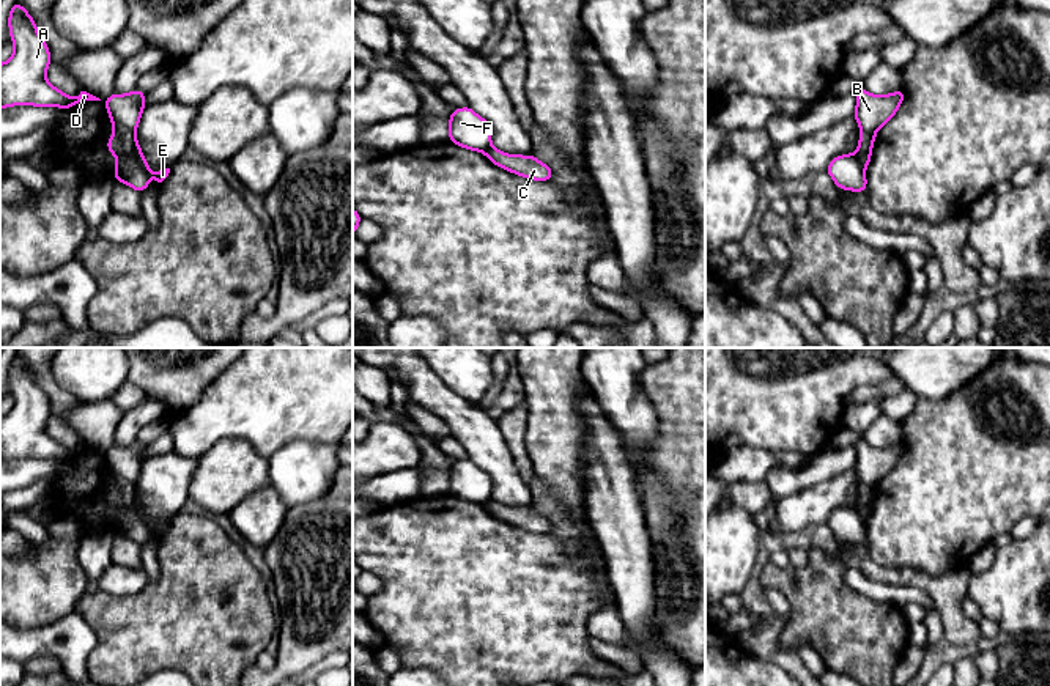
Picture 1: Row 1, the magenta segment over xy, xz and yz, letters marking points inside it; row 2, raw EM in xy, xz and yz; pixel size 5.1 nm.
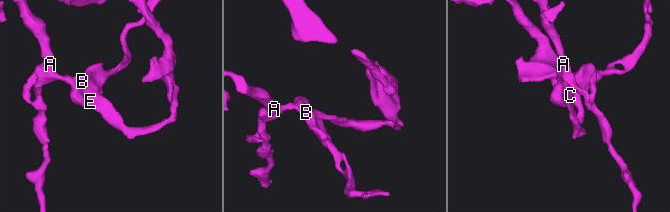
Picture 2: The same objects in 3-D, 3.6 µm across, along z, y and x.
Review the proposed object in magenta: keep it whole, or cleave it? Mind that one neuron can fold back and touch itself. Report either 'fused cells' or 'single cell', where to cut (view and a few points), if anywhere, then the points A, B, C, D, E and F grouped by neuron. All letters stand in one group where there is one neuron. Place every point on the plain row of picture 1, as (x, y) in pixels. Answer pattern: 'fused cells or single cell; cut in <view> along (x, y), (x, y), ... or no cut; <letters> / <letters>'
fused cells; cut in xy along (134, 491), (136, 512), (147, 527); A D F / B C E

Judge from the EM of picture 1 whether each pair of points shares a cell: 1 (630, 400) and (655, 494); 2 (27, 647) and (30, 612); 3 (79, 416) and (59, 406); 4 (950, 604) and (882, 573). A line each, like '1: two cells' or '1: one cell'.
1: two cells
2: two cells
3: two cells
4: one cell

